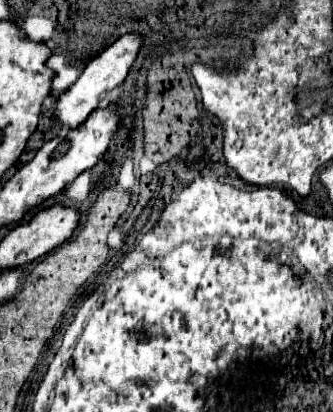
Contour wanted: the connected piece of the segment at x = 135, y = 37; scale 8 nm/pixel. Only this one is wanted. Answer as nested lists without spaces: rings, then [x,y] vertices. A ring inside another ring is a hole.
[[[129,32],[129,34],[123,34],[121,38],[117,38],[109,48],[105,48],[99,56],[95,56],[87,68],[83,70],[83,74],[79,76],[79,80],[65,92],[59,96],[57,104],[55,104],[55,118],[57,118],[57,124],[61,126],[69,126],[69,128],[75,128],[79,124],[83,124],[87,120],[87,116],[101,104],[105,102],[105,98],[109,96],[109,92],[123,84],[129,70],[133,68],[133,64],[137,62],[137,54],[139,50],[143,48],[145,44],[145,36],[141,32]]]

